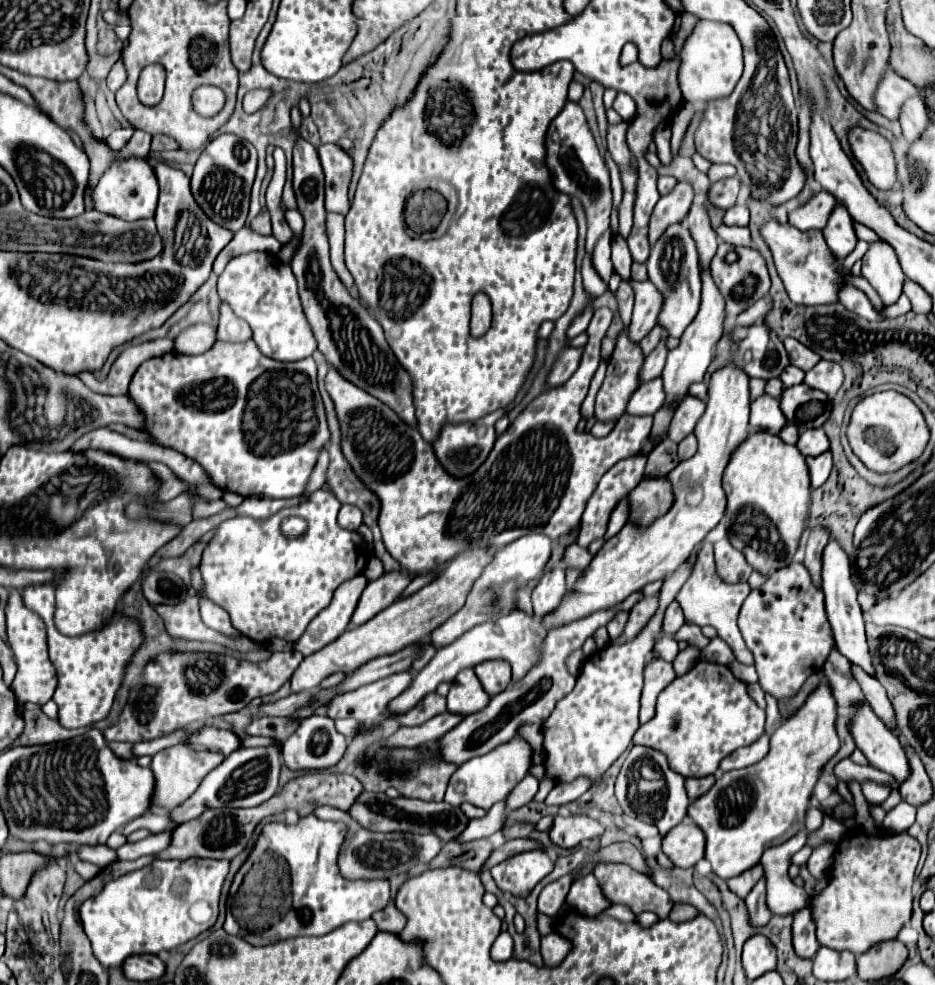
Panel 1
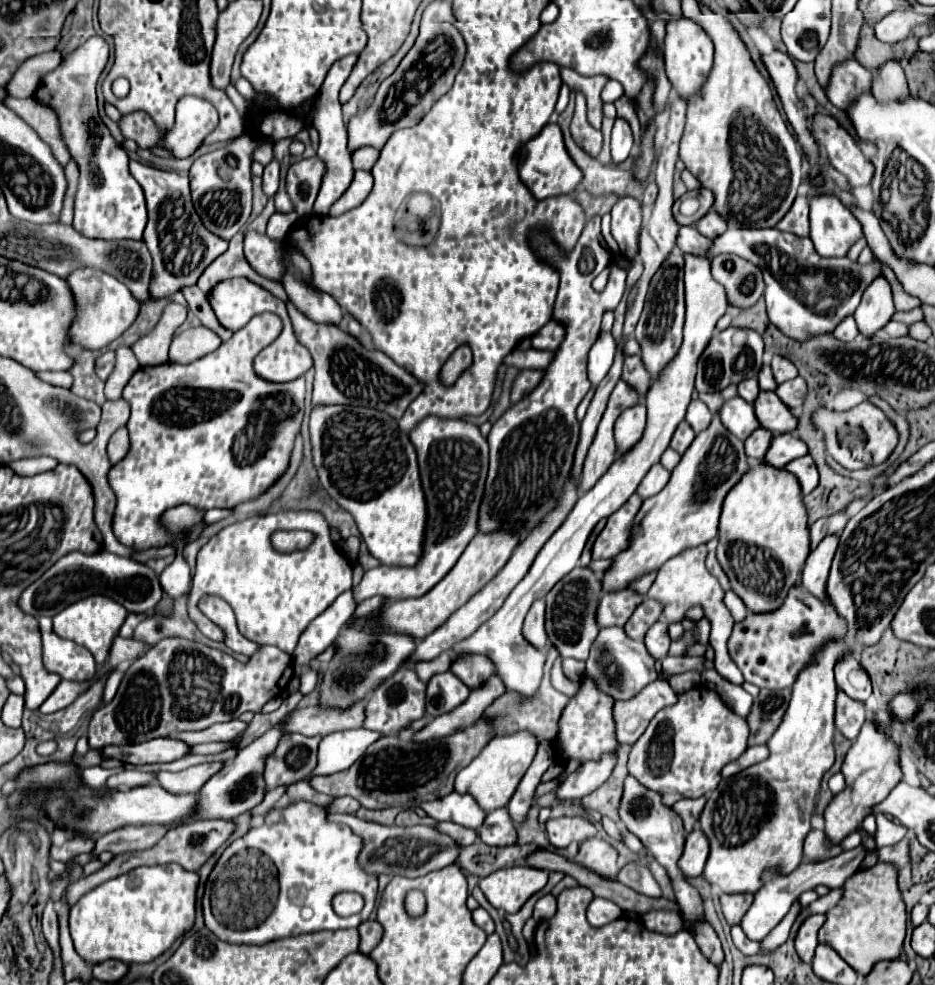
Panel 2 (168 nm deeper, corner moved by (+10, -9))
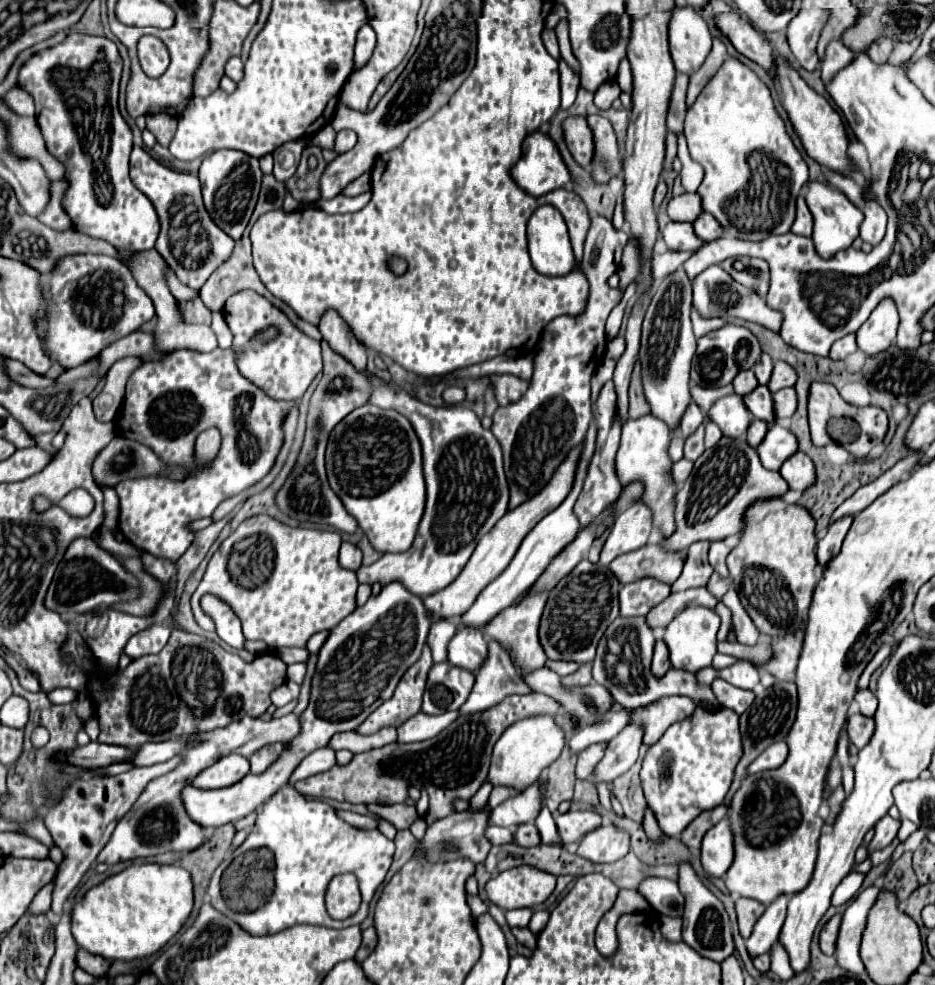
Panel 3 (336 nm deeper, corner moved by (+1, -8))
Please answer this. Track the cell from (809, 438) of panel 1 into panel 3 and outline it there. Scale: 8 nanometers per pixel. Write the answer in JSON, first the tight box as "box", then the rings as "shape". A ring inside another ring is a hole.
{"box":[757,424,799,470],"shape":[[[773,424],[769,428],[763,444],[759,444],[757,448],[759,458],[767,470],[779,470],[781,464],[797,450],[799,450],[799,444],[795,440],[795,434],[779,424]]]}

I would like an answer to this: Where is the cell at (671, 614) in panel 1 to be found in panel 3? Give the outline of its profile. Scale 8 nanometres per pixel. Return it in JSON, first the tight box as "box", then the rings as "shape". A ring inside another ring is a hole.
{"box":[653,640,671,676],"shape":[[[657,640],[653,654],[653,672],[655,676],[663,676],[669,668],[671,668],[671,660],[667,656],[667,644],[663,644],[663,640]]]}

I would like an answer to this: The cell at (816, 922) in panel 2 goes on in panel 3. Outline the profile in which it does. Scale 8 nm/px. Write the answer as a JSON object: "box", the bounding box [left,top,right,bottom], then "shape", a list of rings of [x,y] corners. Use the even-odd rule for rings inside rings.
{"box":[819,914,841,956],"shape":[[[835,914],[819,932],[819,948],[825,956],[831,956],[835,952],[835,940],[837,940],[837,930],[839,930],[841,914]]]}

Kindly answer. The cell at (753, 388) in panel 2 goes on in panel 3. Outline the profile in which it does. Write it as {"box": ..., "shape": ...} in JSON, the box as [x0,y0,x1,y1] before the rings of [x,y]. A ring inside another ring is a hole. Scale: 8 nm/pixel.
{"box":[733,370,759,396],"shape":[[[745,370],[745,372],[739,372],[739,376],[735,376],[733,386],[735,386],[735,394],[747,396],[747,392],[753,392],[755,386],[759,386],[759,382],[755,380],[753,370]]]}

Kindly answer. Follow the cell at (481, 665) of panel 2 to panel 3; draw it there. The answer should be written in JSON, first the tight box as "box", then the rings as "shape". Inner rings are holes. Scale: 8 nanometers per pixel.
{"box":[449,628,487,672],"shape":[[[475,628],[459,630],[449,642],[449,662],[457,668],[477,672],[487,660],[487,640]]]}

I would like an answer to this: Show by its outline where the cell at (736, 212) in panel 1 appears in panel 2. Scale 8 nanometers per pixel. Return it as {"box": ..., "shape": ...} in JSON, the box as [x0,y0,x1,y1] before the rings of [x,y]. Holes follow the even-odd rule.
{"box":[696,211,726,239],"shape":[[[708,211],[708,213],[696,223],[696,229],[698,229],[704,237],[714,239],[714,237],[720,237],[720,235],[726,231],[726,221],[722,221],[722,217],[718,217],[718,213]]]}

